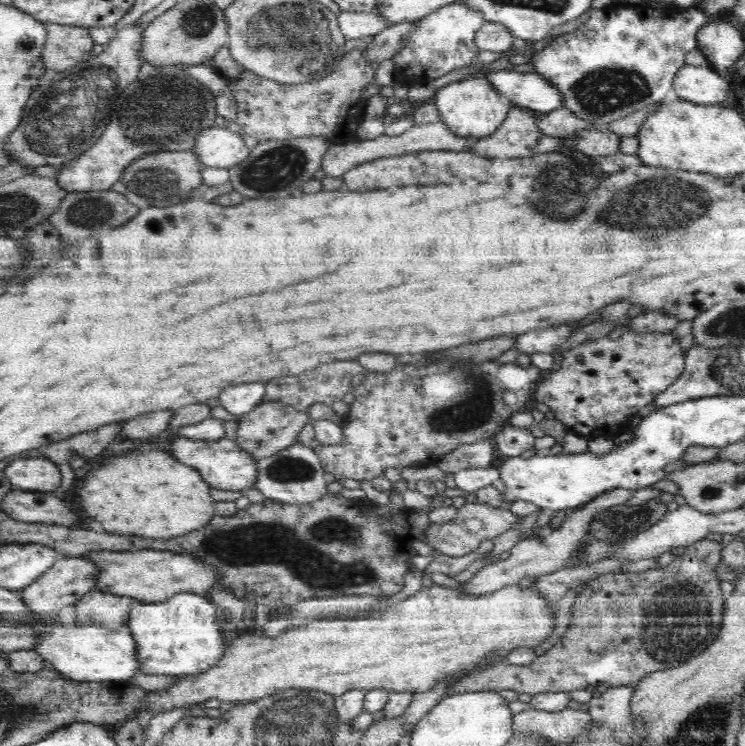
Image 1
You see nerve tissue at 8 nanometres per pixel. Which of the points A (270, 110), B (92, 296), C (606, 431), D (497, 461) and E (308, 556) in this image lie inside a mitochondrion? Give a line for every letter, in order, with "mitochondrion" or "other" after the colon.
A: other
B: other
C: other
D: other
E: mitochondrion

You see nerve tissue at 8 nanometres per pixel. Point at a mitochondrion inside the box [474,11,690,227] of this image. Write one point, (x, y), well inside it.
(601, 90)

